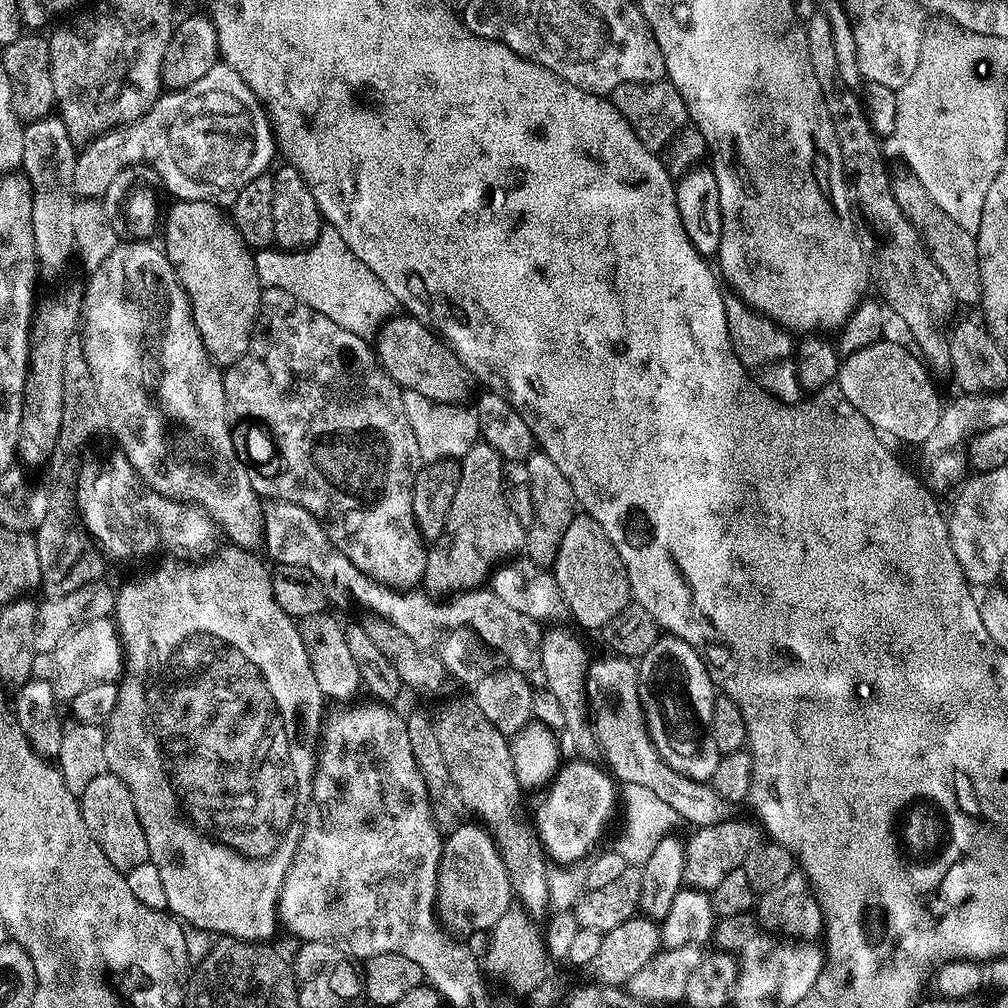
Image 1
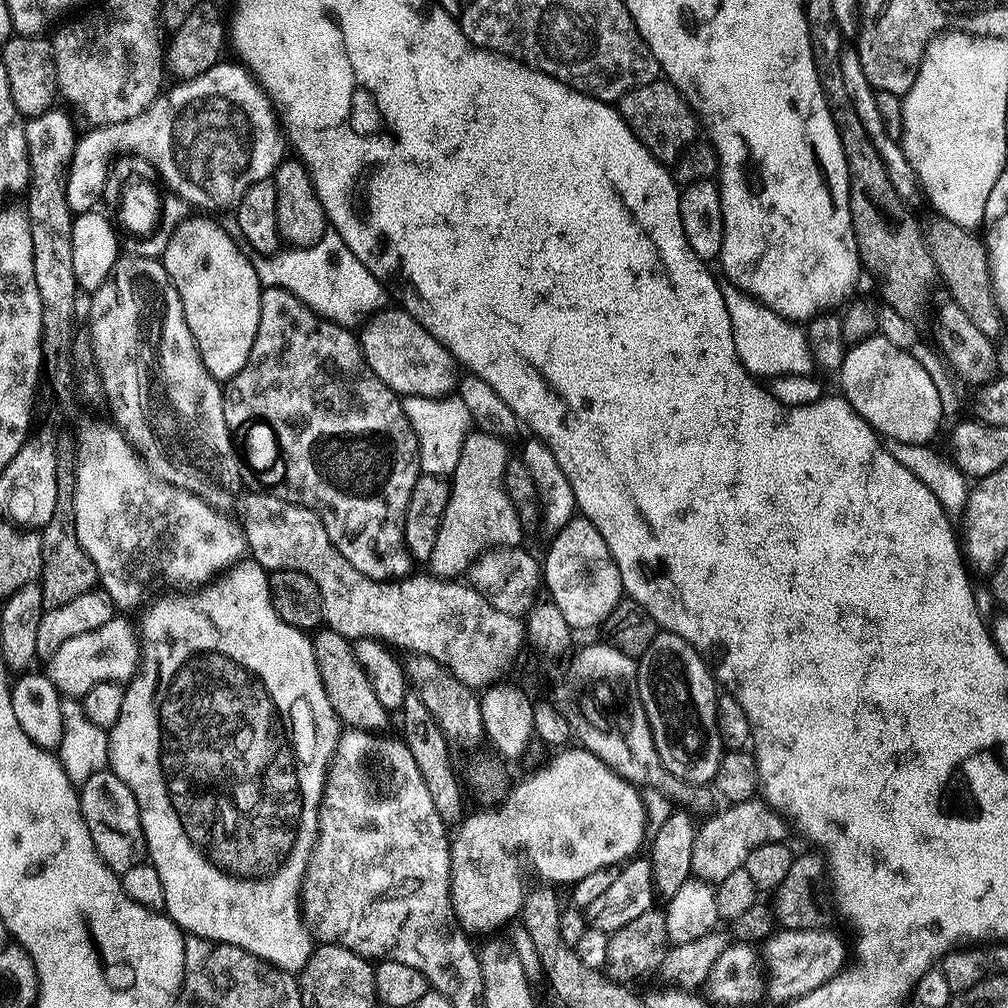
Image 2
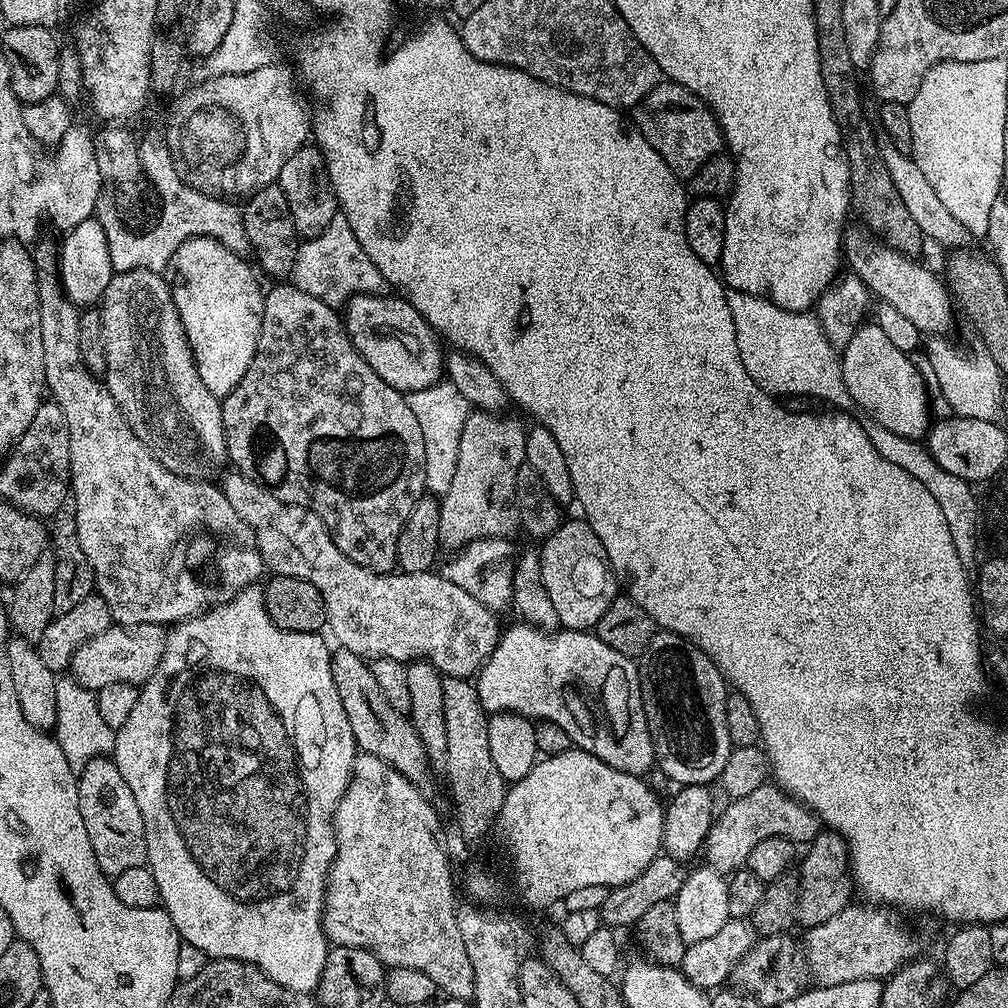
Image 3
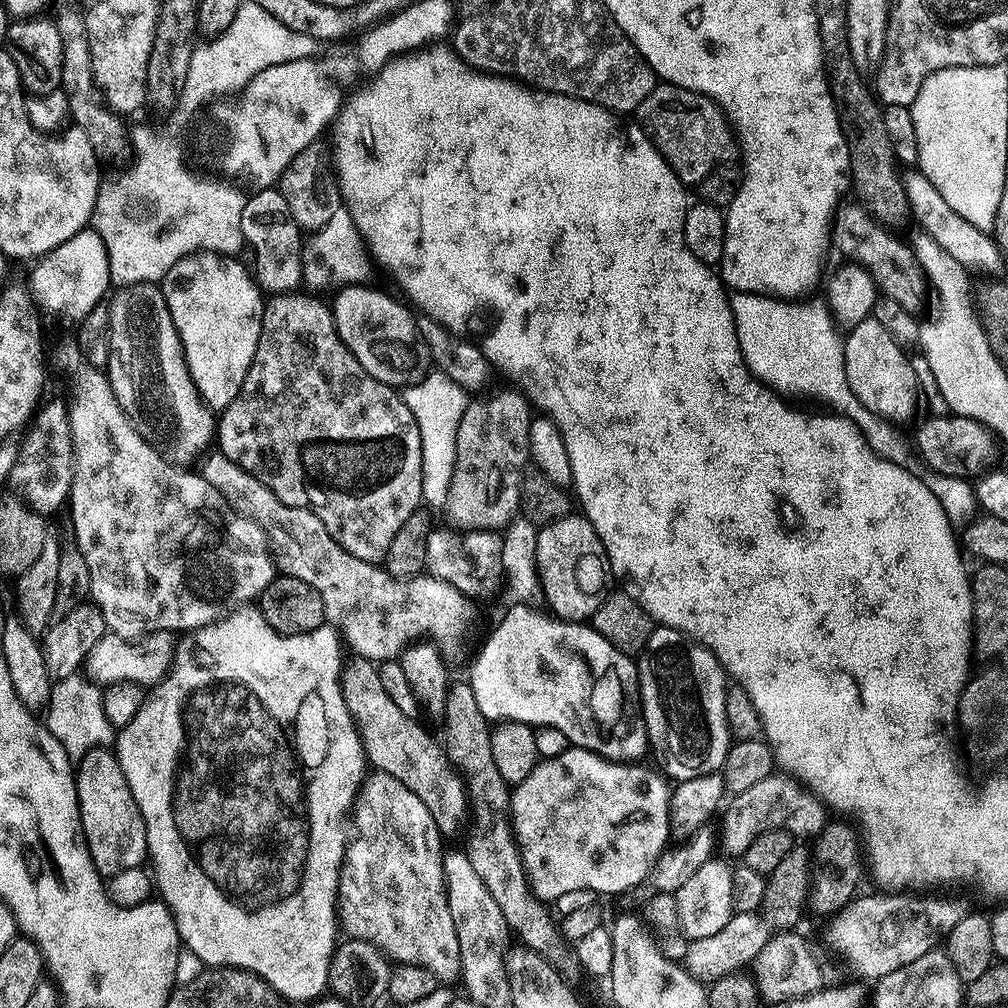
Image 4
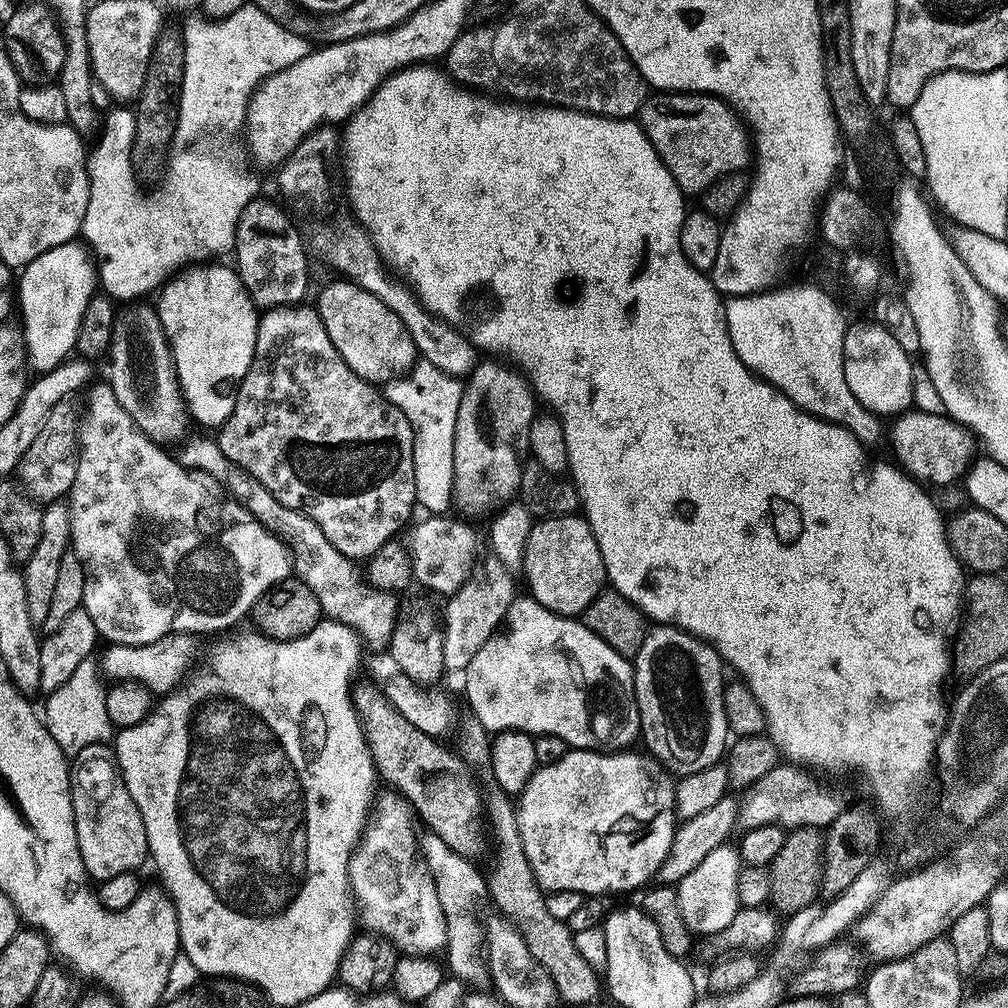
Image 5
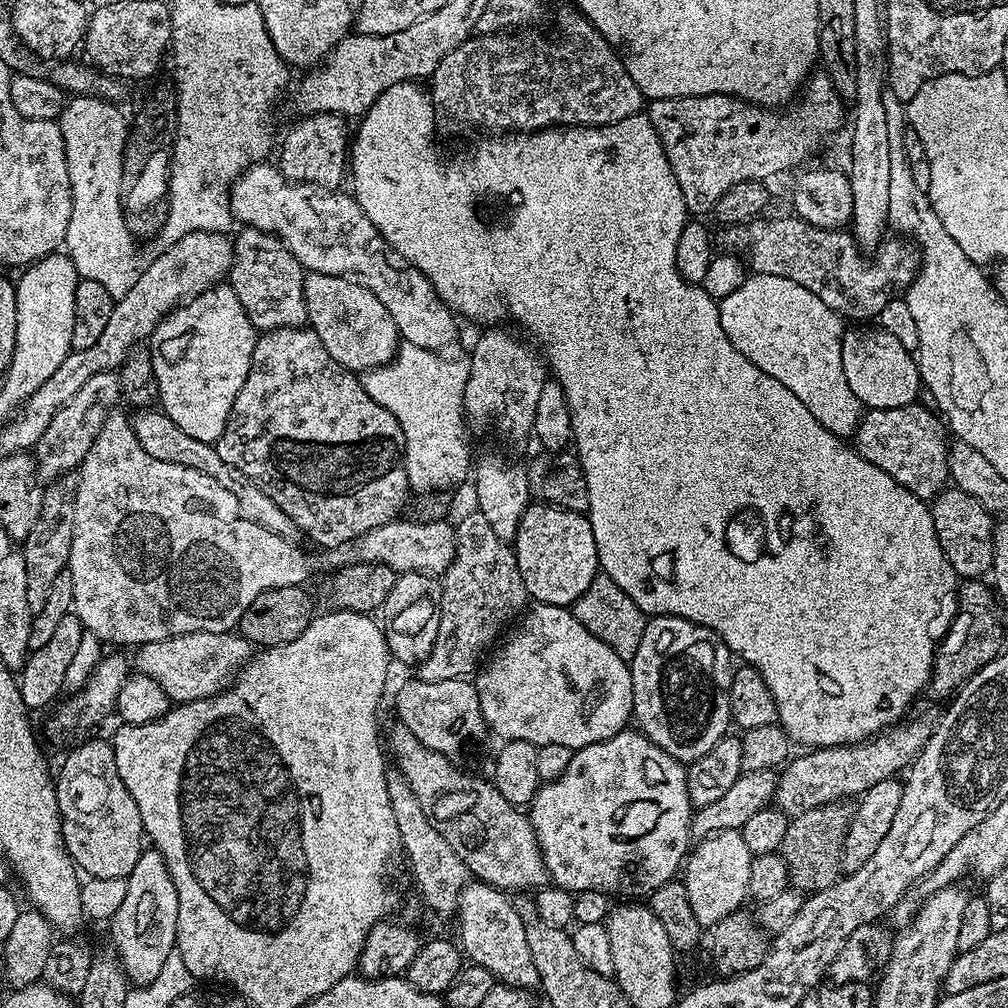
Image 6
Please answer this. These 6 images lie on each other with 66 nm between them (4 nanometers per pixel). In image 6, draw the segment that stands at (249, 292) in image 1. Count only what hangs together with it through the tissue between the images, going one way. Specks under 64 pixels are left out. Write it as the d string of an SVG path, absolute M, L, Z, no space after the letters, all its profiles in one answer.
M227 282L185 300L153 330L150 355L158 404L176 428L198 441L216 442L249 374L257 335L242 302L238 302L238 294Z

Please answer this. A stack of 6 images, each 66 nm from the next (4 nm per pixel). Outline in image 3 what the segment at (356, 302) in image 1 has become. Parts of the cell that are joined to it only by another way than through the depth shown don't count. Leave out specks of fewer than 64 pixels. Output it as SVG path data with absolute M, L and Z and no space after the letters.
M326 236L324 246L320 242L313 242L311 238L305 239L297 247L290 280L298 286L298 290L306 290L306 294L314 294L314 298L333 306L343 305L354 296L379 293L382 287L380 271L374 262L370 262L356 238L352 242L336 242L336 238Z

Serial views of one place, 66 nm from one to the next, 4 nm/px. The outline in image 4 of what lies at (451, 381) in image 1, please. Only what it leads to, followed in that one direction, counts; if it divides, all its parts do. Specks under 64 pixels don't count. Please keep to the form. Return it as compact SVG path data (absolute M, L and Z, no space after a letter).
M345 286L330 300L332 322L340 341L371 377L393 386L402 380L402 372L416 360L418 333L414 316L398 301L368 286Z

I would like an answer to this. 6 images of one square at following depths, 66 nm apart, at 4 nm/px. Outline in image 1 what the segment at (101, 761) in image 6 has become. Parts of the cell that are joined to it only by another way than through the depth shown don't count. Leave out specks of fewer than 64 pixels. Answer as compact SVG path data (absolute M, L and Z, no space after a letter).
M110 771L103 772L101 776L94 778L94 782L90 782L90 786L86 786L86 790L78 799L82 822L86 822L86 830L90 830L102 854L110 858L110 866L127 874L134 870L134 866L142 866L142 862L149 860L146 834L142 830L142 822L138 822L130 790L126 782L122 782L122 778Z

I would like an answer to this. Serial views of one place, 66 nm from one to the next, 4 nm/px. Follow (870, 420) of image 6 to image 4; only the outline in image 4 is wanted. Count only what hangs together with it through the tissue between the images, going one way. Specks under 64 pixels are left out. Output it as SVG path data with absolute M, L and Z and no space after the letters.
M955 414L943 415L932 416L917 426L915 451L916 448L920 451L921 458L932 467L931 471L937 476L972 478L983 473L991 465L988 463L991 462L996 448L998 449L997 441L993 435L976 420Z

